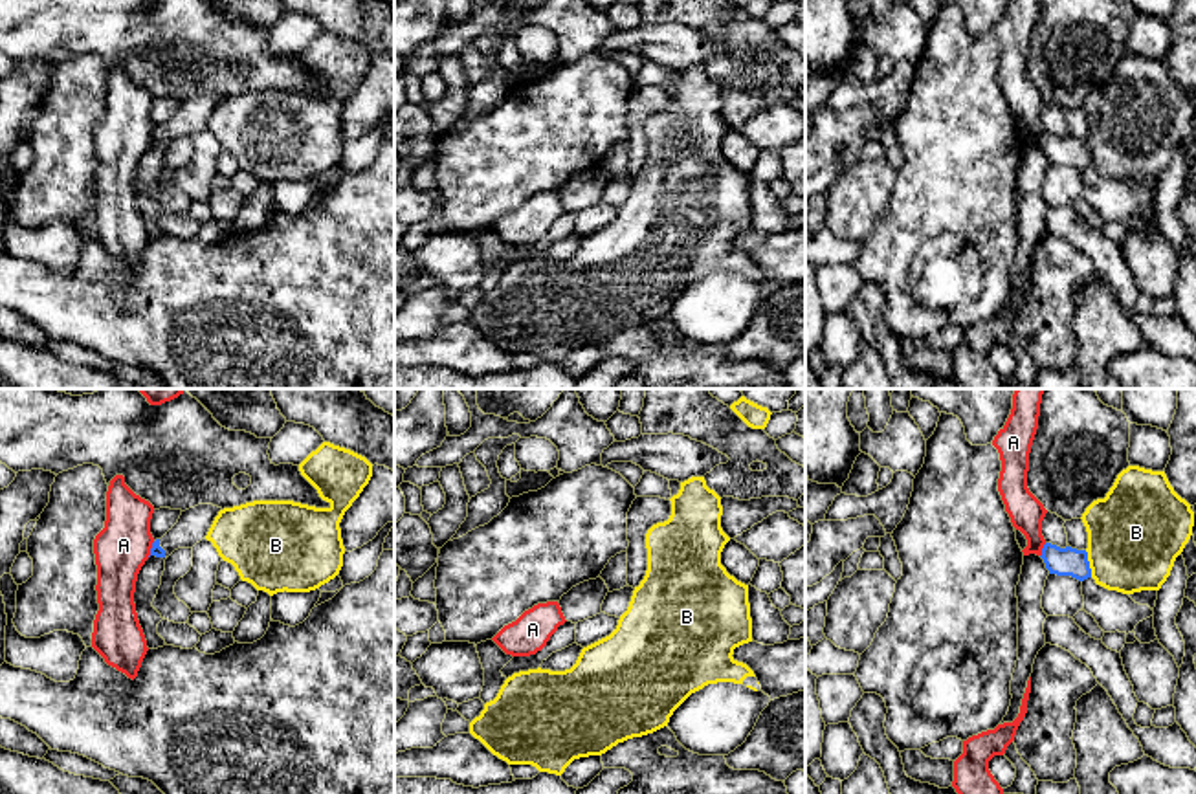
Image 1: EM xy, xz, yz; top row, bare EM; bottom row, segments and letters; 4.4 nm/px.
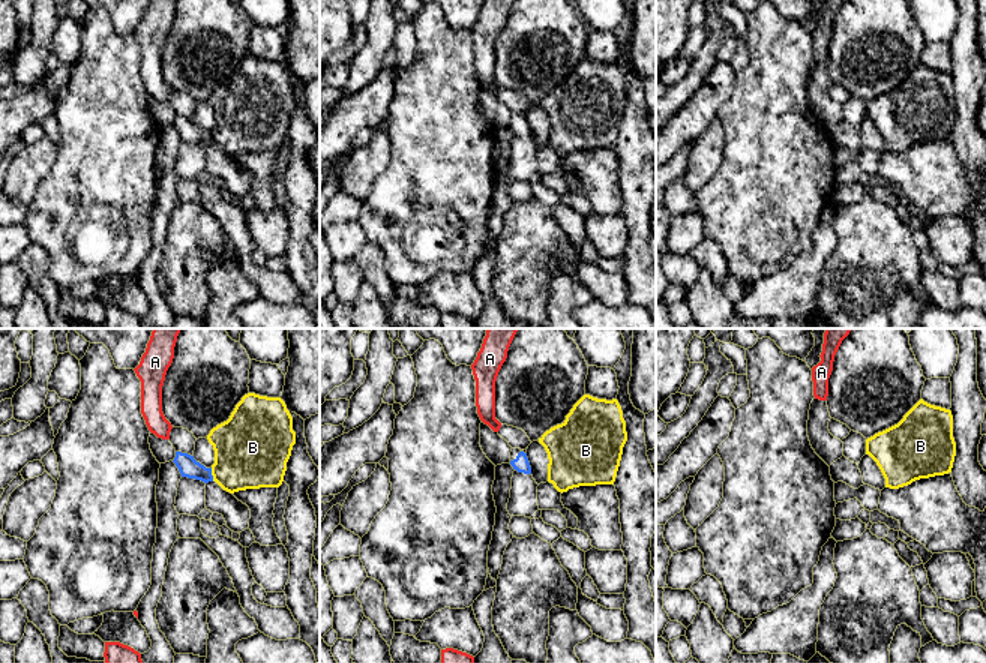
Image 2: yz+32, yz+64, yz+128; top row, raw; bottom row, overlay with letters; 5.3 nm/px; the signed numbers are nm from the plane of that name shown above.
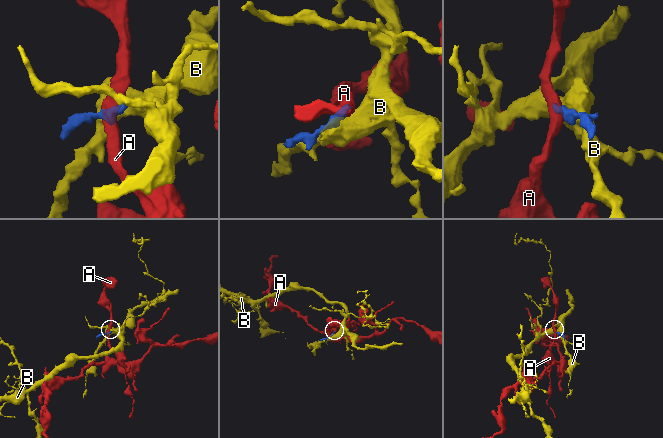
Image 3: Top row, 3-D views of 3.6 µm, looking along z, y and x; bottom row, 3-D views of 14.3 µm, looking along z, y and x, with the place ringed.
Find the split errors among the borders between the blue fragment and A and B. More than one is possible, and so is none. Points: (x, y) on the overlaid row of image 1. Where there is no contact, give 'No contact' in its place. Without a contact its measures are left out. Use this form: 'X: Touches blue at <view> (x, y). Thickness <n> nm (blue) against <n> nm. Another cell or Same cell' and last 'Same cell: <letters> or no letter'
A: Touches blue at yz (1042, 551). Thickness 130 nm (blue) against 150 nm. Another cell
B: Touches blue at yz (1088, 563). Thickness 130 nm (blue) against 420 nm. Another cell
Same cell: no letter

